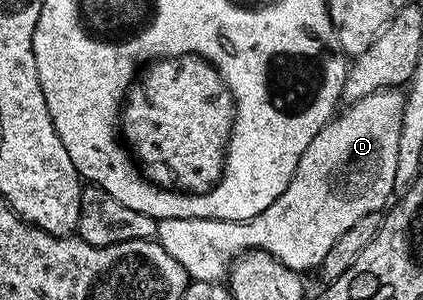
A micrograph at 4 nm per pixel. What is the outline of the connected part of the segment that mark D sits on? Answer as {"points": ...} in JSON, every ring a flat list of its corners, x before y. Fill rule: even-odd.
{"points":[[397,89,376,91,348,104,329,120,329,124,317,134,315,141,307,145,287,189,283,189,283,193,279,193,279,197,275,197,275,201,271,201,271,205,263,209,263,213,243,221,187,217,159,219,157,242,163,245,163,249,167,249,167,253,171,253,171,257,175,257,175,261,179,261,179,265,183,265,190,280,211,283,224,280,233,260,245,251,266,251,268,255,287,265,287,269,302,273,308,273,312,267,313,270,320,268,323,257,327,257,331,245,339,241,342,233,347,233,347,229,351,229,355,221,367,217,367,213,384,212,387,204,394,198,395,165,399,165,399,131,403,129,404,109,405,96]]}

